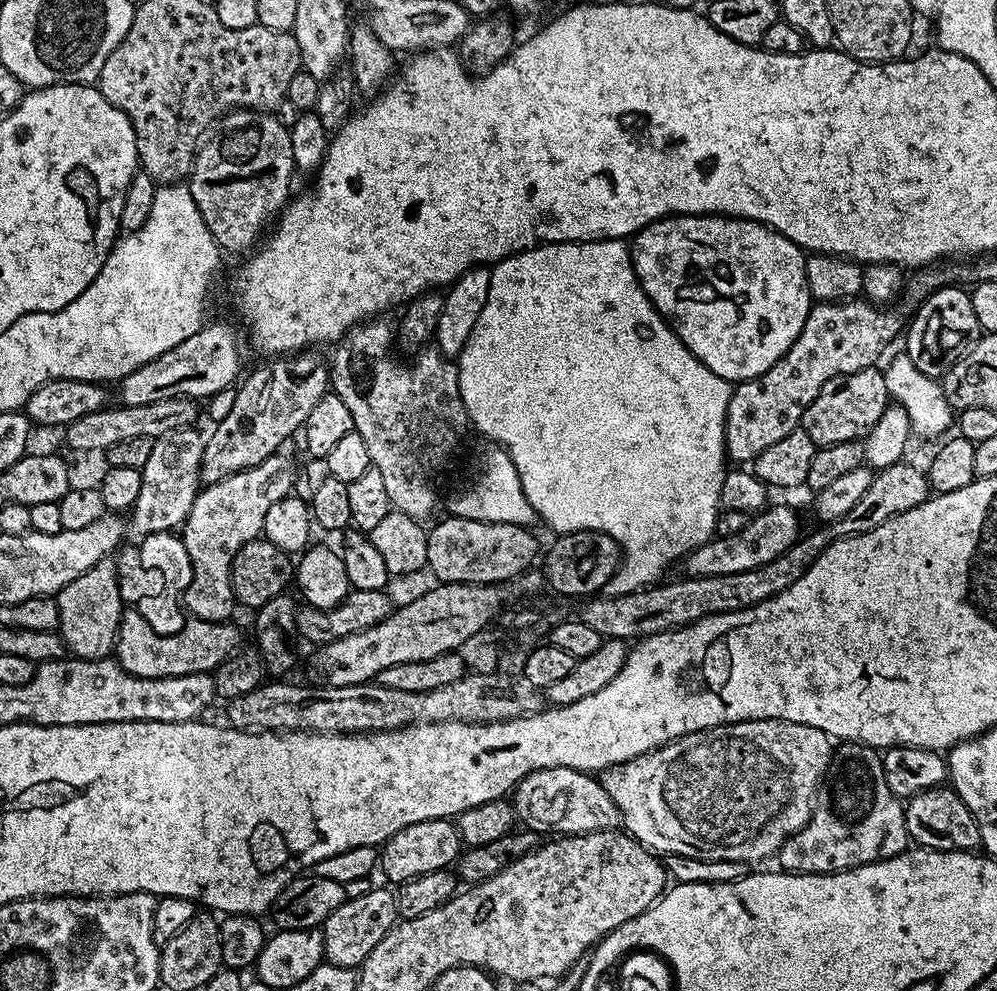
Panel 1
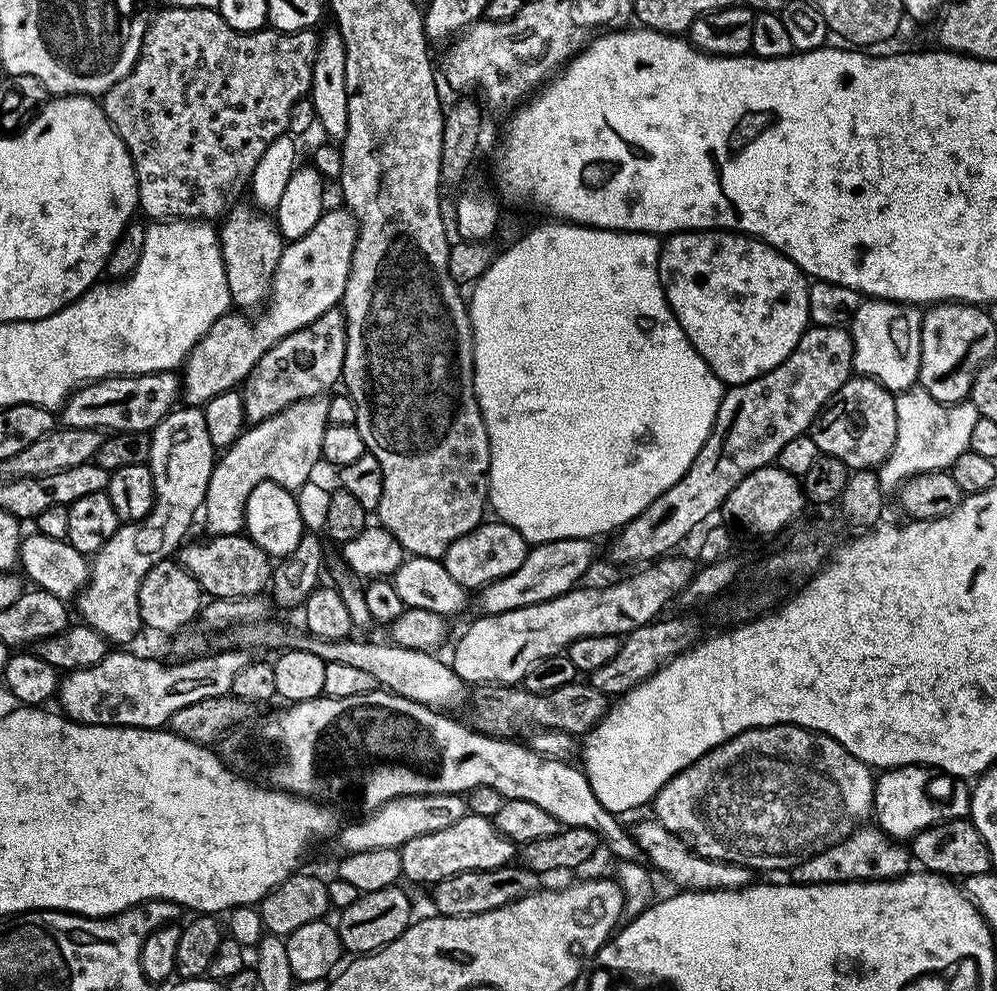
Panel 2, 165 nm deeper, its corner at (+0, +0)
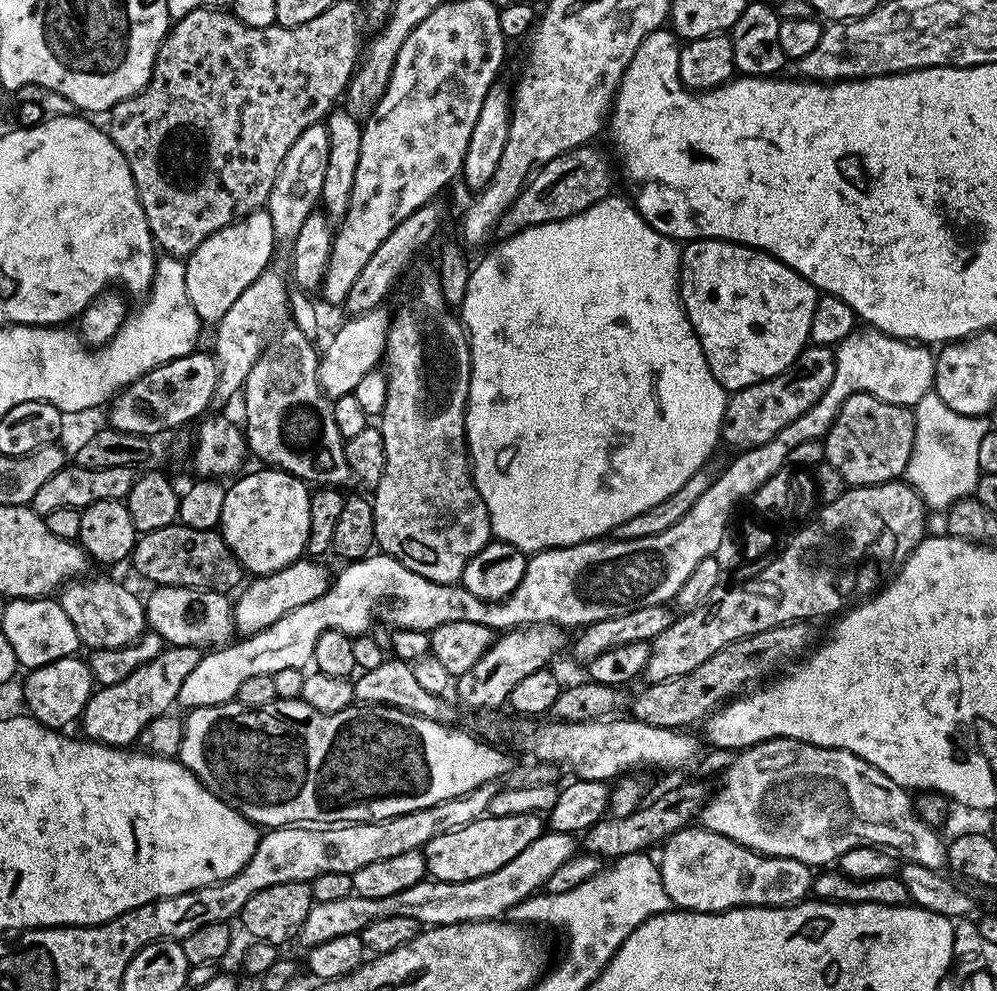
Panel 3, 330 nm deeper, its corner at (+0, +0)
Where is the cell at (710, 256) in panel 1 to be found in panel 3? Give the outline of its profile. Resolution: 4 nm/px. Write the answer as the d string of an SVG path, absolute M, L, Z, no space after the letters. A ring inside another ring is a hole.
M689 240L680 253L678 287L684 313L694 326L710 370L729 393L782 374L809 343L810 318L814 318L818 289L769 252L735 244L733 240Z

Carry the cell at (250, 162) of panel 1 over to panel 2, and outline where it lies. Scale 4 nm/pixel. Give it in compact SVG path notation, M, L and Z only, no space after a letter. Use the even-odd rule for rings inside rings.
M252 206L229 207L222 223L224 225L219 225L218 235L226 270L226 286L230 286L233 305L240 310L259 309L272 291L274 270L278 270L278 258L282 258L286 241L277 230L275 219Z

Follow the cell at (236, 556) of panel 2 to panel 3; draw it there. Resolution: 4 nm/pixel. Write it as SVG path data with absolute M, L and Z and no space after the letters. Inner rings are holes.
M174 523L162 530L143 533L132 547L130 564L140 576L149 580L149 585L186 586L205 588L211 592L231 593L231 588L241 587L240 579L246 576L244 567L230 550L219 531L191 529L182 523Z

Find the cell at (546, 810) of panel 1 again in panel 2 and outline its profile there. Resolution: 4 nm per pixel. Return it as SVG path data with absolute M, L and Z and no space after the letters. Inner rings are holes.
M655 818L640 820L636 825L631 825L630 831L636 844L644 851L644 860L657 873L669 876L680 890L703 890L713 892L719 888L746 888L753 883L753 869L747 868L744 864L731 864L725 860L708 860L705 856L700 856L683 844L662 822Z

